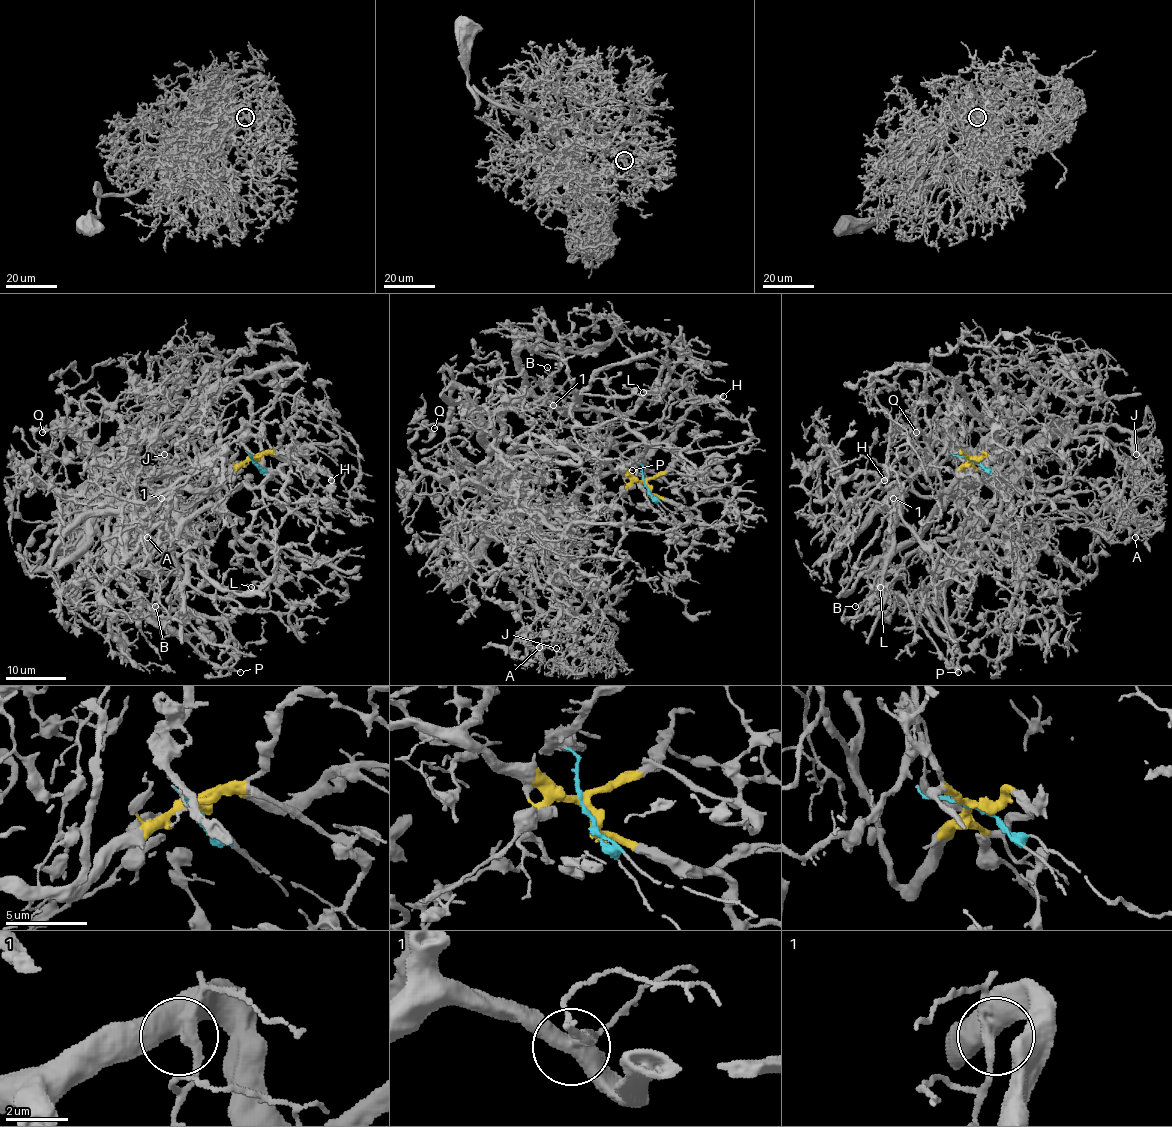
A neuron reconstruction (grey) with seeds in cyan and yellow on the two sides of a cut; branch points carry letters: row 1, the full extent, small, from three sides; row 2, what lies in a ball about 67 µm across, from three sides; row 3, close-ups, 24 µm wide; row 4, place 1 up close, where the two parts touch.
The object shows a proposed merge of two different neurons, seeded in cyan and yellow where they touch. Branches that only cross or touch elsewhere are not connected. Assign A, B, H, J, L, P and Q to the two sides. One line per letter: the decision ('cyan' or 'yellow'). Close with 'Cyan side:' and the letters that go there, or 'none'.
A: cyan
B: cyan
H: yellow
J: cyan
L: yellow
P: yellow
Q: yellow
Cyan side: A, B, J

